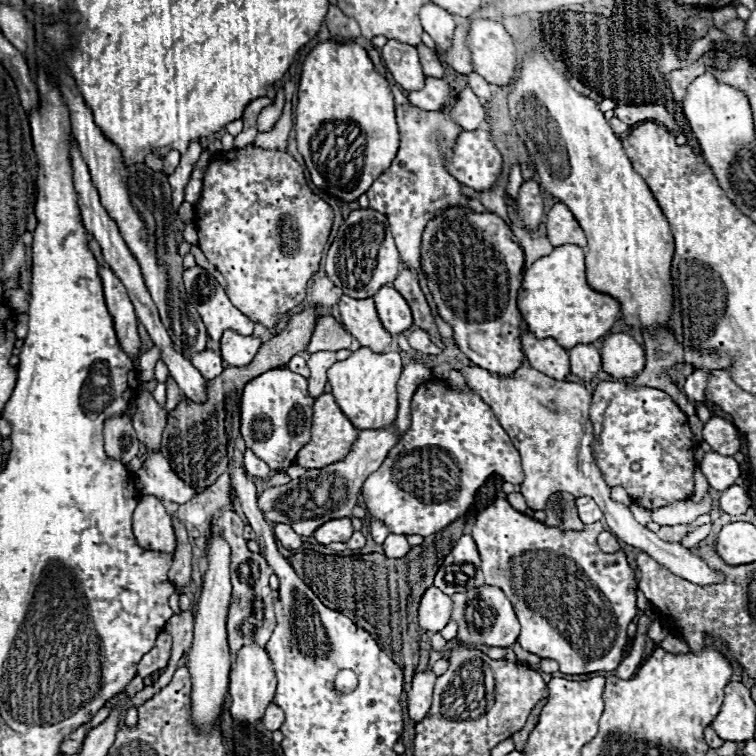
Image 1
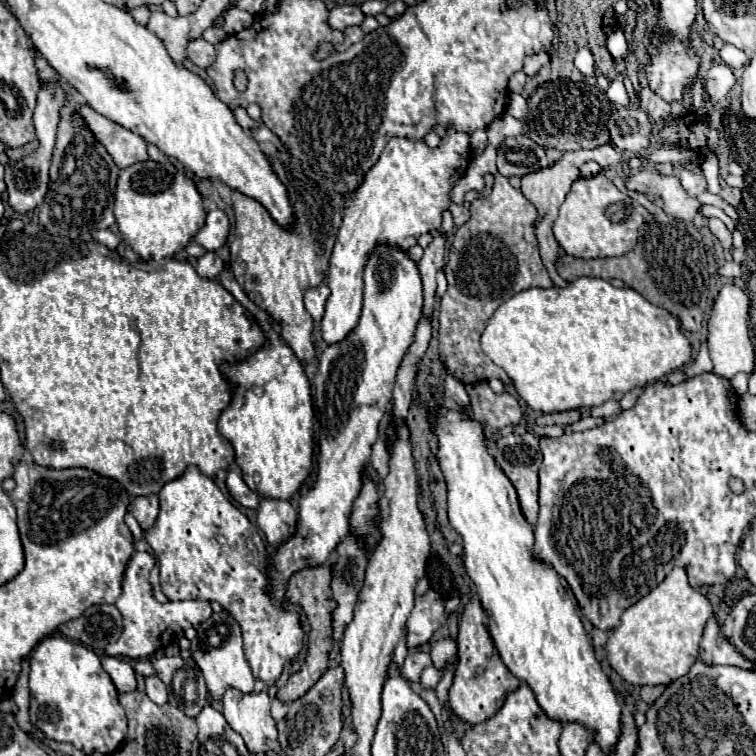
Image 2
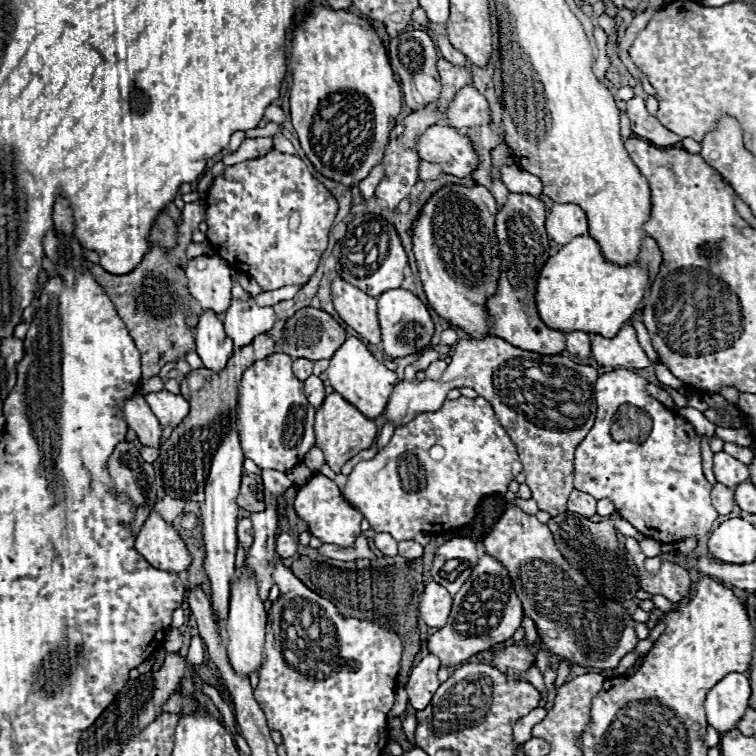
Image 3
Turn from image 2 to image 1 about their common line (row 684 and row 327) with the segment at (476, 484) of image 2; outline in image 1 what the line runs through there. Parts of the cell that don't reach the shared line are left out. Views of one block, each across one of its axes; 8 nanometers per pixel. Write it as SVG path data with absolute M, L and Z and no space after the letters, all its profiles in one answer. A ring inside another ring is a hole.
M574 244L554 248L548 256L538 258L524 274L522 288L518 290L518 308L536 338L554 338L562 348L576 344L590 344L616 324L620 316L620 302L614 296L596 292L586 282L584 250Z

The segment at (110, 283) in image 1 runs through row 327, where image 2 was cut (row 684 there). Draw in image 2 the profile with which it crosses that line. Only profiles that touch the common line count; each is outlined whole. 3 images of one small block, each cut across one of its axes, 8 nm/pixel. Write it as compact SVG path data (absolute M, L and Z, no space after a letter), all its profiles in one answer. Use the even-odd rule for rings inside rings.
M104 656L102 658L102 668L110 674L114 686L118 692L132 692L136 690L136 676L132 666L126 660Z

